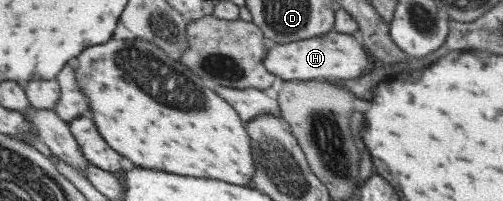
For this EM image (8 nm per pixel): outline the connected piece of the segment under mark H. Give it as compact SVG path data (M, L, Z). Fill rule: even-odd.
M328 31L313 38L273 45L266 49L262 63L267 71L283 81L349 80L363 75L372 58L353 35Z

